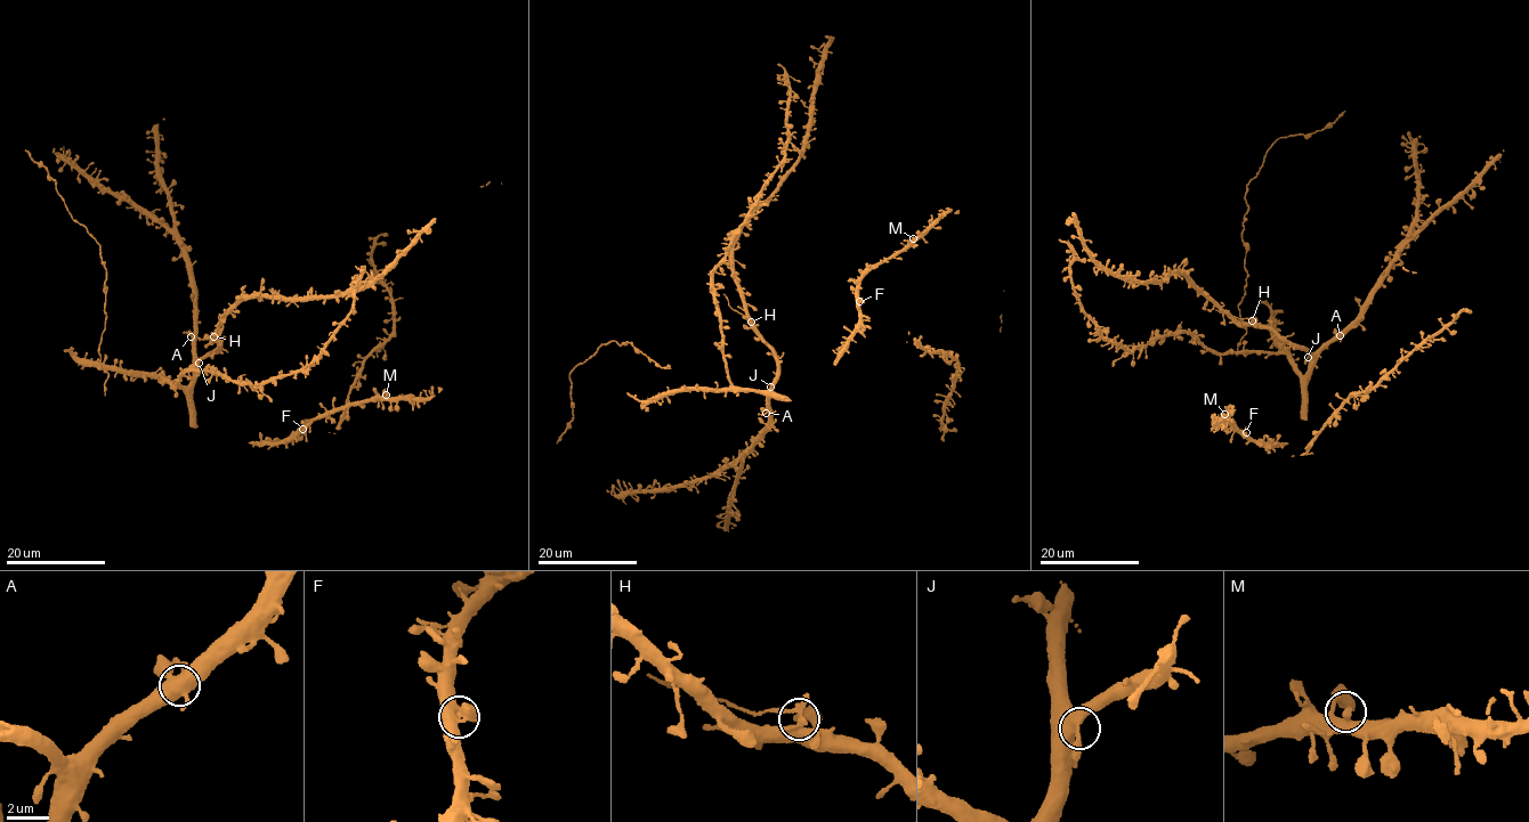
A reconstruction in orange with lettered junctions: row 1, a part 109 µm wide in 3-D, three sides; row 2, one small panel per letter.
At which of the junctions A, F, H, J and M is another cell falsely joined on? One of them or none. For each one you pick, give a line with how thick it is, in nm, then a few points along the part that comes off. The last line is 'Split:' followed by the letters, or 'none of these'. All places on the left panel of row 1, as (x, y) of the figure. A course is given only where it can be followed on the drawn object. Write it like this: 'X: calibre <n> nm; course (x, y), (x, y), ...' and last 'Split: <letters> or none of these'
H: calibre 320 nm; course (212, 336), (199, 338)
Split: H

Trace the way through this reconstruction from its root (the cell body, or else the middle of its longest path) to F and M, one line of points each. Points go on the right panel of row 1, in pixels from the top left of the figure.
F: (1287, 442), (1269, 448), (1246, 432)
M: (1287, 442), (1269, 448), (1261, 441), (1251, 441), (1229, 420), (1230, 416), (1224, 414)

